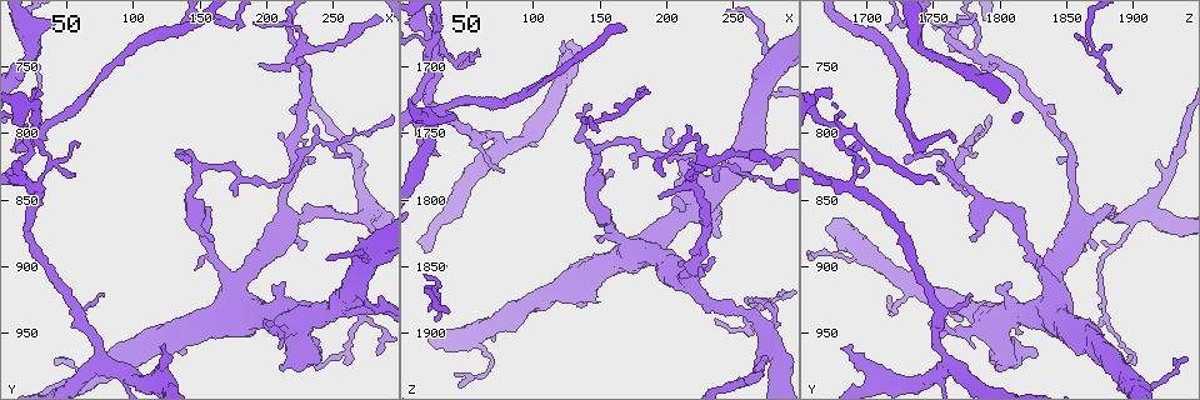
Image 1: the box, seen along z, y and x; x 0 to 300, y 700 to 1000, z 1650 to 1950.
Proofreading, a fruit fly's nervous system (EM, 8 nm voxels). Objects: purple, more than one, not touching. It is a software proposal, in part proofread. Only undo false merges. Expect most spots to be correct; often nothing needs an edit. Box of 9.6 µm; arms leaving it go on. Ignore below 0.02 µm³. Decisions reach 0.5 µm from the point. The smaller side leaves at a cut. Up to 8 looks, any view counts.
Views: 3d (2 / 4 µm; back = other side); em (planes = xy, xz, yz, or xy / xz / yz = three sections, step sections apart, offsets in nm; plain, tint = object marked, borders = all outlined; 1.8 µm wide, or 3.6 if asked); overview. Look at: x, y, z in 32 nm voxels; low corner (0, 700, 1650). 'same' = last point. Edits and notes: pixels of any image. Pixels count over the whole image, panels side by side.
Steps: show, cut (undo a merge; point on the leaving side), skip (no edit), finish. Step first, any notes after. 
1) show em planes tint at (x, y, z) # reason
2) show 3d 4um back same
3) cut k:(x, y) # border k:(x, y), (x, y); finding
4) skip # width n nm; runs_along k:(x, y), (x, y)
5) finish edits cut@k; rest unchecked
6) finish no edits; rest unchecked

show em planes tint at (256, 732, 1766)

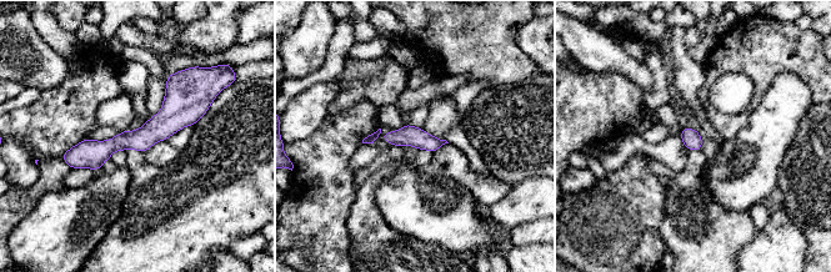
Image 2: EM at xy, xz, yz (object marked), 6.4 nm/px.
skip # width 120 nm; one cell here

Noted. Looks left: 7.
show 3d 2um at (72, 972, 1764) # three arms meet

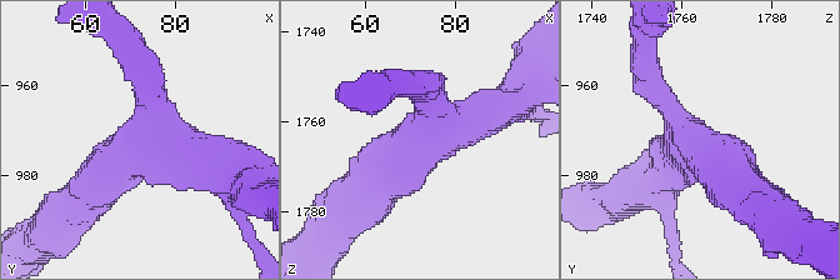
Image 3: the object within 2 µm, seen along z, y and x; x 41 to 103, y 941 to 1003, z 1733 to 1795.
show em xz step 16 tint at (73, 973, 1763) # arms 3; arm_widths 220, 300, 360 nm

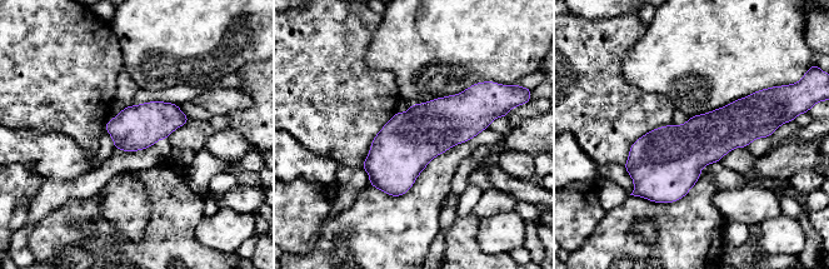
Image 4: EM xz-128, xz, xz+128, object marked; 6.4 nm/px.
skip # all the same cell

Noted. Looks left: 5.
show em xy step 8 tint at (122, 986, 1714) # sudden change in width

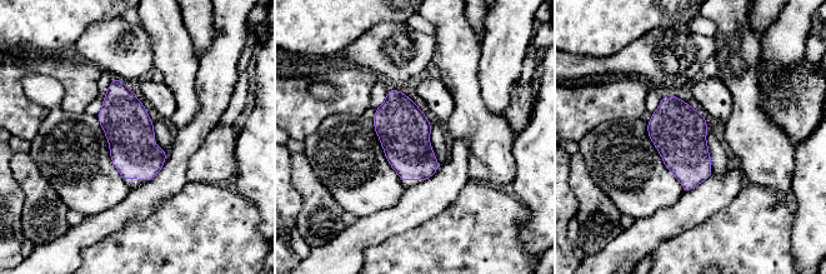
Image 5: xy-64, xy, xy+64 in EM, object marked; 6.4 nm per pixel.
show em planes tint same # another direction

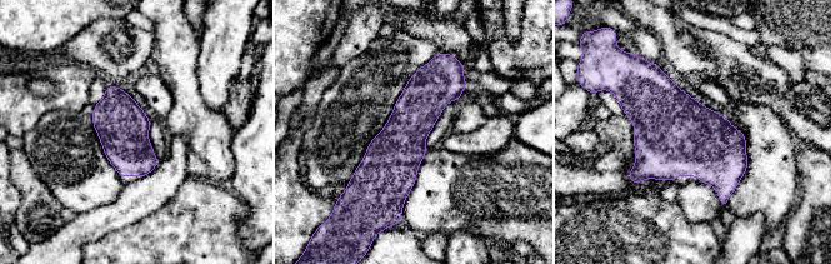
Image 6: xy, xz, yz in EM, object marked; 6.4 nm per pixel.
skip # runs_along 6:(436, 63), (395, 153), (395, 207); continuous, no second cell

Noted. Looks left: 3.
show 3d 4um at (24, 734, 1740) # a fork

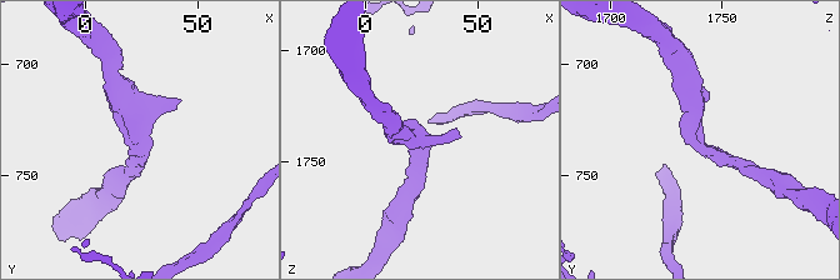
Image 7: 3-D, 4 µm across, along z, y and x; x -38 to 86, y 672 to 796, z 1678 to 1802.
show em xy step 16 tint at (23, 736, 1739) # need the tissue

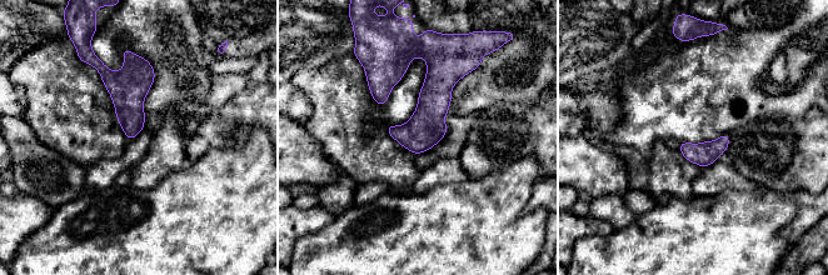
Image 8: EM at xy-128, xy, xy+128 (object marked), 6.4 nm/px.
show em planes tint same

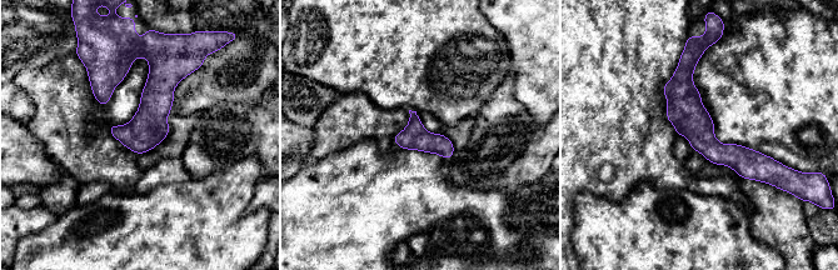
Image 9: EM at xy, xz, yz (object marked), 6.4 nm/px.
skip # width 170 nm; runs_along 9:(687, 63), (687, 114), (762, 178); all the same cell

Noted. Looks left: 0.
finish no edits; rest unchecked

